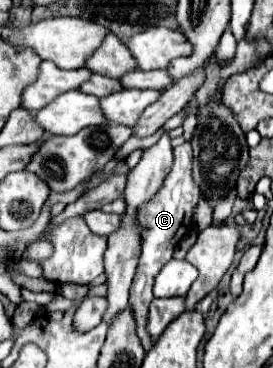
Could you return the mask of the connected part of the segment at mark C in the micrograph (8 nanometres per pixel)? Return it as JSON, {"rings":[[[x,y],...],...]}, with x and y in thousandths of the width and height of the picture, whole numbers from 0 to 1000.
{"rings":[[[678,386],[634,405],[637,438],[626,470],[612,476],[597,508],[582,514],[582,524],[531,557],[516,557],[509,568],[509,601],[516,601],[516,639],[524,639],[524,693],[509,704],[502,720],[502,742],[480,774],[480,807],[473,807],[473,829],[495,845],[495,867],[502,867],[502,910],[516,921],[516,938],[531,943],[531,954],[546,954],[568,927],[560,916],[538,905],[538,851],[546,851],[546,823],[560,813],[560,764],[575,753],[575,742],[590,736],[590,726],[634,698],[634,682],[648,671],[648,660],[663,655],[663,644],[685,633],[678,622],[678,601],[692,601],[700,611],[700,590],[707,590],[707,568],[722,563],[729,546],[729,503],[707,486],[707,416],[700,416],[700,391]]]}

